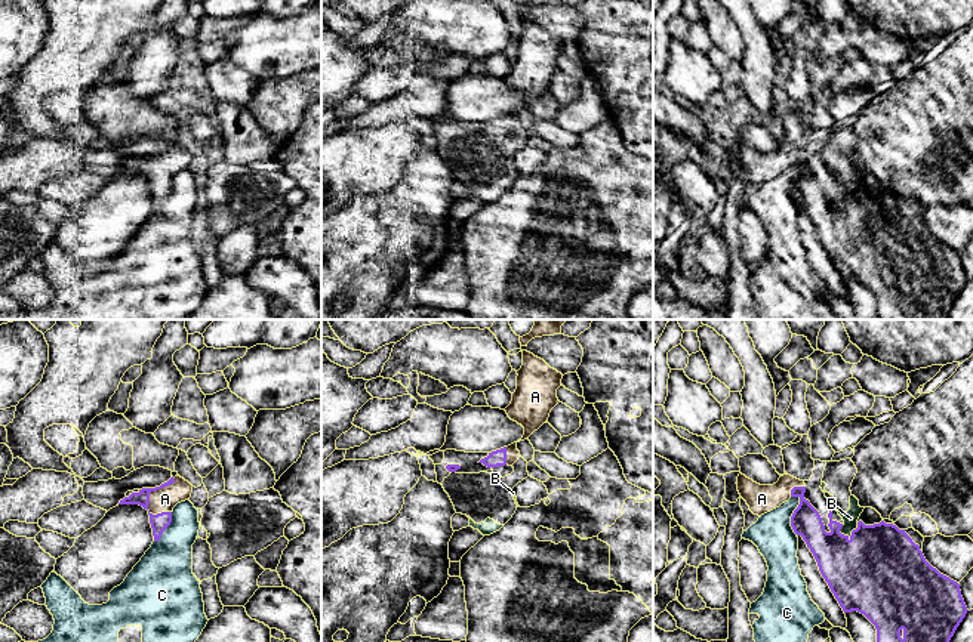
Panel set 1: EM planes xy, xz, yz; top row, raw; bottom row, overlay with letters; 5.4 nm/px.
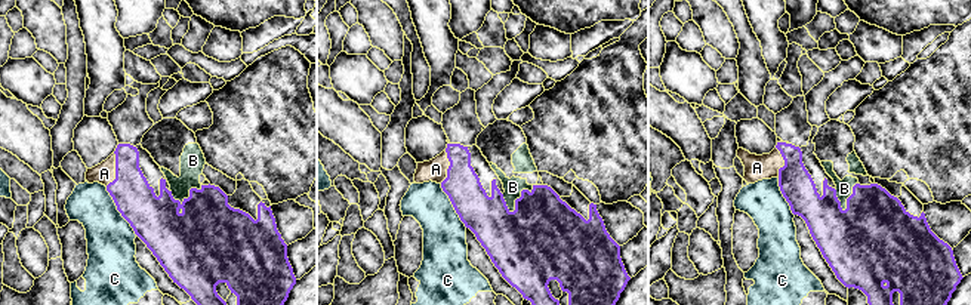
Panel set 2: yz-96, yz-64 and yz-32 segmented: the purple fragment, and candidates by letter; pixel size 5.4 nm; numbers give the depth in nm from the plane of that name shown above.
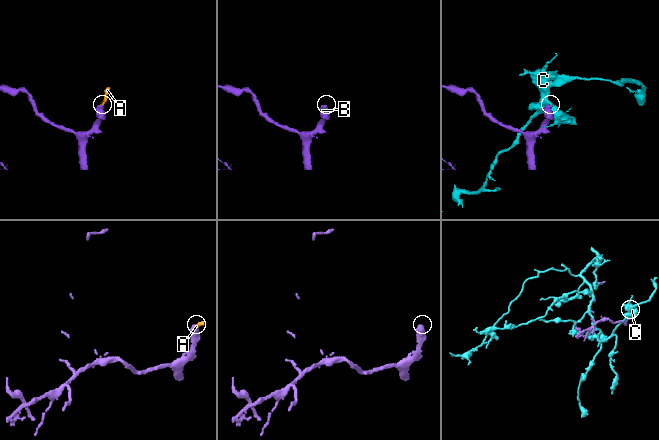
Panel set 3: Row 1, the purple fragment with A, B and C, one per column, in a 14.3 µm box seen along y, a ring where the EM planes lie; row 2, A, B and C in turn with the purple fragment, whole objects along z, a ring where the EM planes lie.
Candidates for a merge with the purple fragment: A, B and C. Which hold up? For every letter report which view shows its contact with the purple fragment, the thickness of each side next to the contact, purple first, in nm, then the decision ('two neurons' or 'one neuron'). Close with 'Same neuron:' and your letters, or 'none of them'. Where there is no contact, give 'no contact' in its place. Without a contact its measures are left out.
A: meets purple in xy; 100 nm thick on the purple side, 130 nm on the other; one neuron
B: meets purple in yz; 480 nm thick on the purple side, 80 nm on the other; one neuron
C: meets purple in yz; 160 nm thick on the purple side, 220 nm on the other; two neurons
Same neuron: A, B

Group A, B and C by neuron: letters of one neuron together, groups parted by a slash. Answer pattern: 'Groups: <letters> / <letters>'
Groups: A B / C

